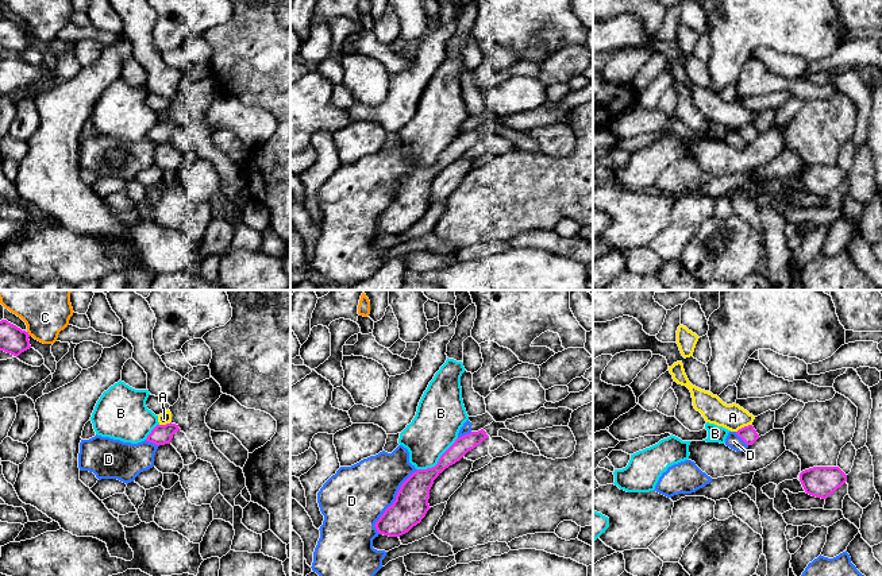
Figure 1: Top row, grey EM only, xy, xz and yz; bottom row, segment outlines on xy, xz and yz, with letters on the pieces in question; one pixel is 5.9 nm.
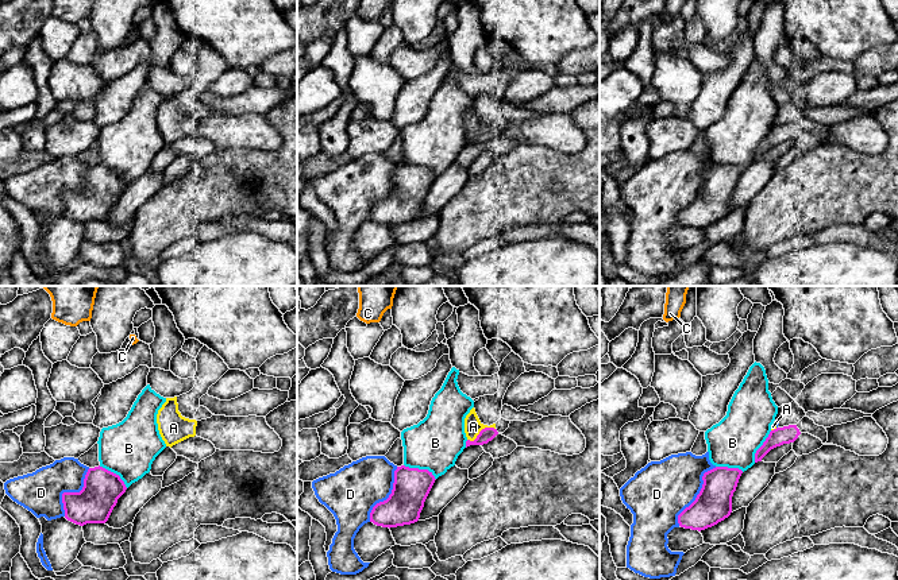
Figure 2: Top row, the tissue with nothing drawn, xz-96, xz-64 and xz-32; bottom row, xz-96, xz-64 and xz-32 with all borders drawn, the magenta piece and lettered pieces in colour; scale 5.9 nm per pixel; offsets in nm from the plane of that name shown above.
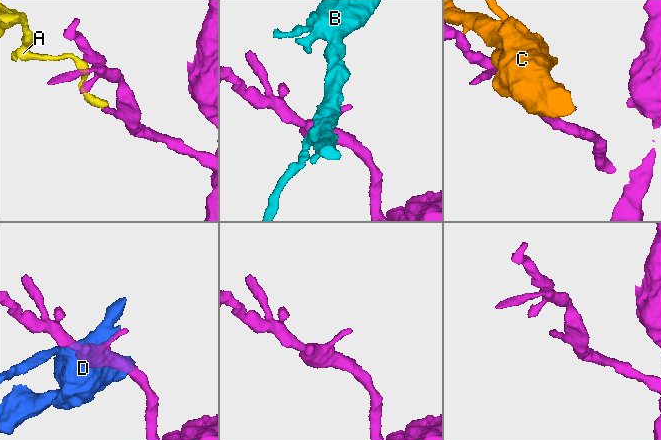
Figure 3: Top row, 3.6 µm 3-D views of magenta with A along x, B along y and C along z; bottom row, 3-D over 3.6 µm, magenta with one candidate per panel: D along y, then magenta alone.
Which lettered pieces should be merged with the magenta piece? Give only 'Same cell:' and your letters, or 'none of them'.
Same cell: none of them

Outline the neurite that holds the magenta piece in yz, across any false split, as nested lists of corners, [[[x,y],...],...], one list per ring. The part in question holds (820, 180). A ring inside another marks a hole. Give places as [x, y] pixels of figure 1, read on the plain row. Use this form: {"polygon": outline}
{"polygon": [[[813,165],[800,171],[800,179],[806,192],[827,197],[847,179],[847,173],[839,165]]]}

